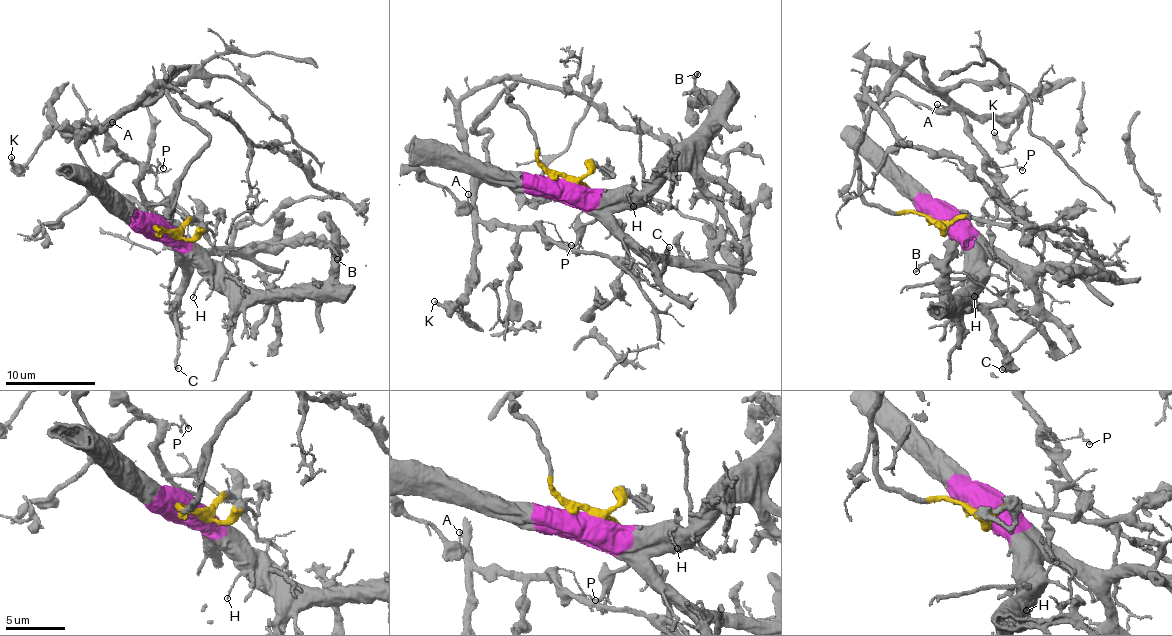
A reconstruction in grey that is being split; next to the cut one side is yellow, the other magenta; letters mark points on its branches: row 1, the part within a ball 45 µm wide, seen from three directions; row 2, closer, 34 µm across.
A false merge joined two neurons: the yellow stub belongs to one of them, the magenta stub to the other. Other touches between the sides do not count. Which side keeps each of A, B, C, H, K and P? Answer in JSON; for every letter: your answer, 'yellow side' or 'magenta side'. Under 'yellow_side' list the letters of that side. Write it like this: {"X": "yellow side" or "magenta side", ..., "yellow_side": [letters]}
{"A": "yellow side", "B": "magenta side", "C": "magenta side", "H": "magenta side", "K": "yellow side", "P": "yellow side", "yellow_side": ["A", "K", "P"]}

